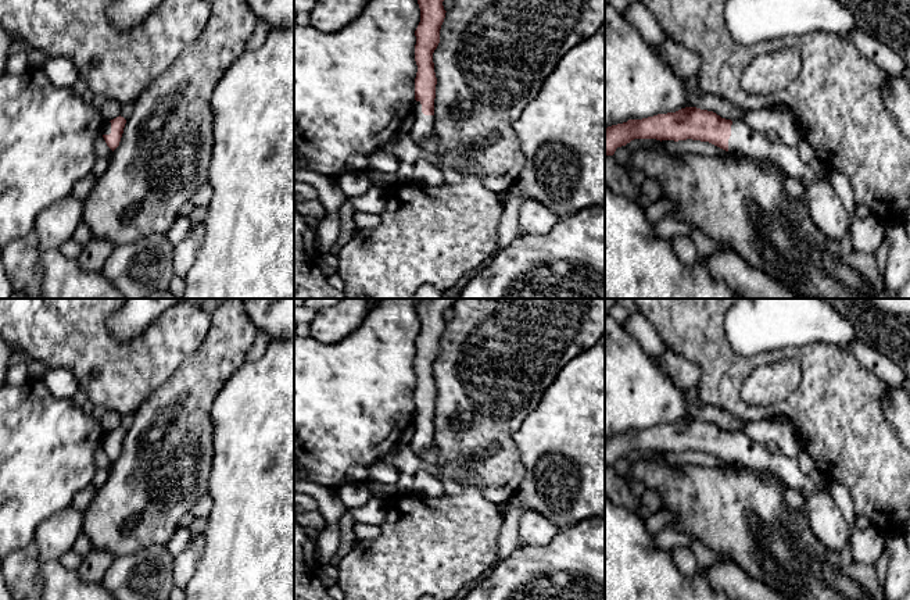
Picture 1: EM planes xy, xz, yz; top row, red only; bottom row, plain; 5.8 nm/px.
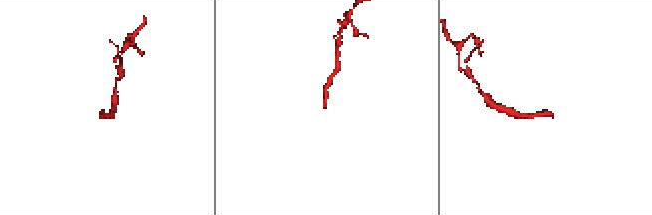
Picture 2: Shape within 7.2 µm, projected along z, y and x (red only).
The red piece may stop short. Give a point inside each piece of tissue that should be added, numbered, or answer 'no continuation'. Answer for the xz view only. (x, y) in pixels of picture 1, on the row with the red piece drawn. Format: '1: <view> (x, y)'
1: xz (423, 125)

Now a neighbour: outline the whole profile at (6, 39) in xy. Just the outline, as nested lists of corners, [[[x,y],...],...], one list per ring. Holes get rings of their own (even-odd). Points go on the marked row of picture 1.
[[[0,25],[0,76],[6,71],[14,38]]]

